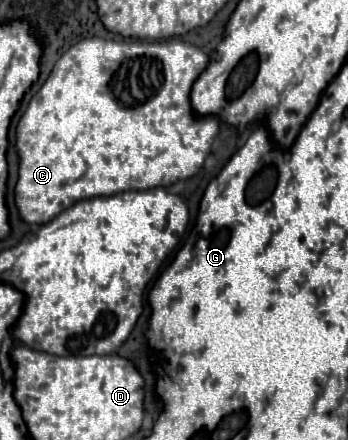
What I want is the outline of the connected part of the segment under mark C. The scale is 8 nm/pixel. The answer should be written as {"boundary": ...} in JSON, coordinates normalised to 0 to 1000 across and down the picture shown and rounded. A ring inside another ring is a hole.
{"boundary":[[[253,86],[230,91],[230,100],[213,100],[167,141],[161,155],[149,159],[144,177],[126,186],[126,195],[109,205],[109,214],[92,218],[69,264],[52,277],[46,291],[46,336],[57,350],[57,386],[52,386],[52,418],[46,418],[46,468],[63,491],[63,500],[86,509],[132,509],[149,500],[149,491],[172,486],[184,473],[201,473],[224,455],[253,455],[276,445],[322,445],[339,436],[362,432],[414,432],[414,427],[448,427],[448,423],[489,423],[511,409],[534,409],[557,400],[615,323],[615,314],[632,300],[638,273],[626,264],[563,264],[546,236],[546,205],[563,177],[586,164],[598,150],[598,123],[580,118],[569,105],[534,100],[517,86],[497,86],[474,95],[333,95],[333,91],[305,91],[305,86]]]}

